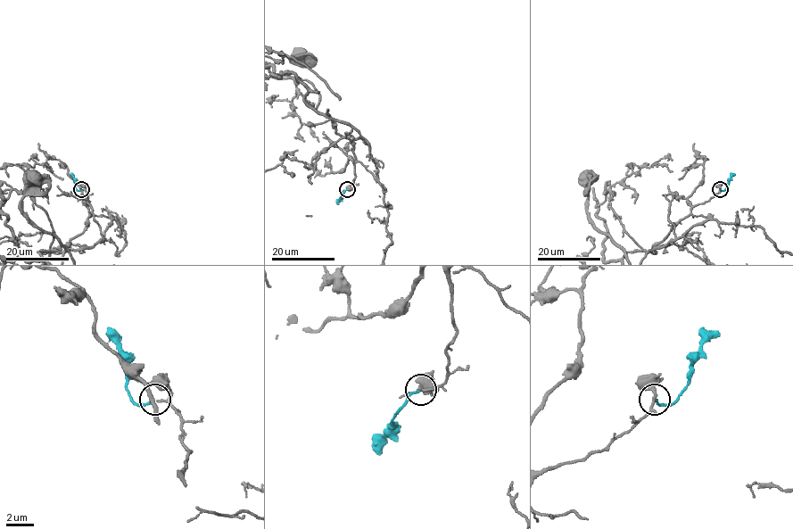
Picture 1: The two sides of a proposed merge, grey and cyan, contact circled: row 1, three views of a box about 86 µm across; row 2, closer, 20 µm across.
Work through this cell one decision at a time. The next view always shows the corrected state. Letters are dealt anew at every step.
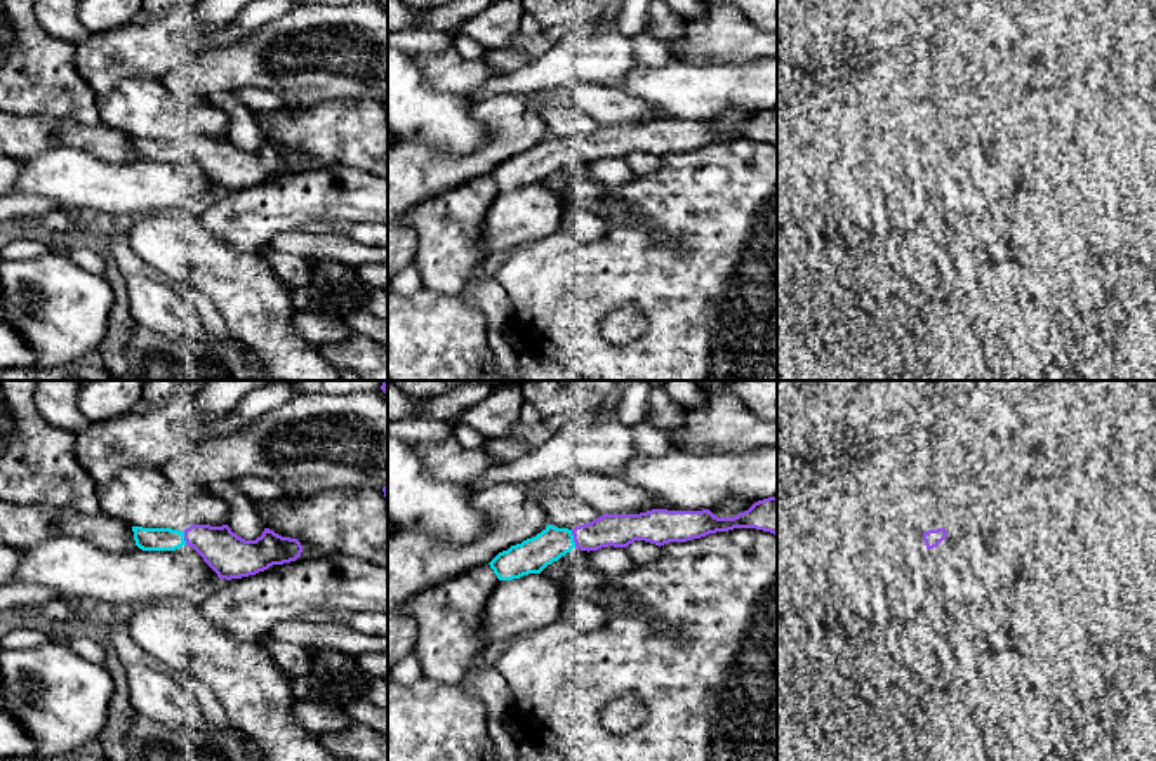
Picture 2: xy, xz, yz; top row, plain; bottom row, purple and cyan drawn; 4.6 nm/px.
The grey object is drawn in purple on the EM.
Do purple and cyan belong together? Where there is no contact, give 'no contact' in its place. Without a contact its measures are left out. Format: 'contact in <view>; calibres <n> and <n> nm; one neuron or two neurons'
contact in xz; calibres 160 and 160 nm; one neuron

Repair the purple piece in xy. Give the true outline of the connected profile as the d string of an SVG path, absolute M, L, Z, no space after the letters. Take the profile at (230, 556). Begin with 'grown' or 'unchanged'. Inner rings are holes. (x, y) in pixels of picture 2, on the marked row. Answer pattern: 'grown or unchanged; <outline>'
grown; M191 525L184 532L172 528L132 526L136 546L143 551L176 551L193 547L219 579L242 579L273 565L296 561L302 546L297 539L282 537L269 528L256 540L245 540L228 525Z

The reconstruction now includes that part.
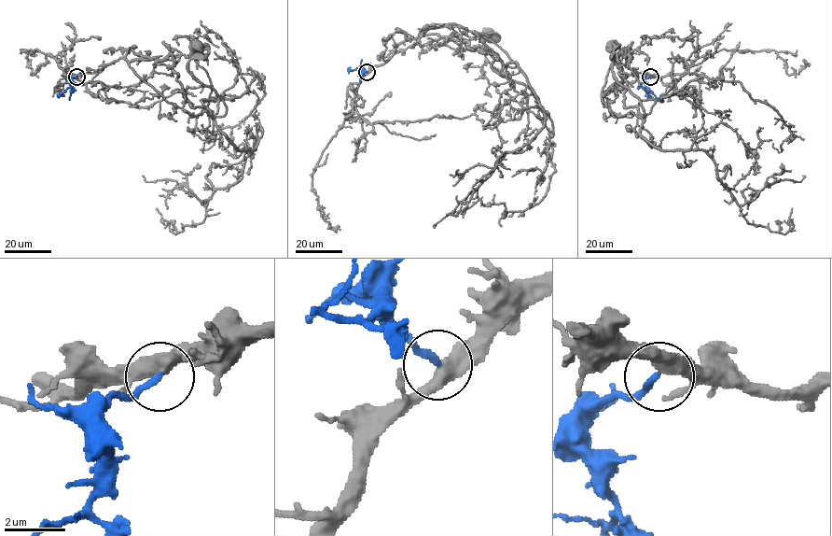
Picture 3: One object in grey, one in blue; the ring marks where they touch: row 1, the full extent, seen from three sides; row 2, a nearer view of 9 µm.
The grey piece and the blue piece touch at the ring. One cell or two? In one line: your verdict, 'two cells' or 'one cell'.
one cell

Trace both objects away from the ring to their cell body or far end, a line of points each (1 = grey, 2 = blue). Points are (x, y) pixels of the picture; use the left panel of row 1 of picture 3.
1: (76, 76), (123, 58), (175, 105), (191, 115), (223, 116), (225, 102), (189, 71), (196, 46)
2: (76, 77), (58, 97)

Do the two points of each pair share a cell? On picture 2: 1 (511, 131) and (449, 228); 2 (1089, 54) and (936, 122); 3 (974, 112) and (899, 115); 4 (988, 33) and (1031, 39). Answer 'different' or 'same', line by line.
1: different
2: different
3: different
4: different

